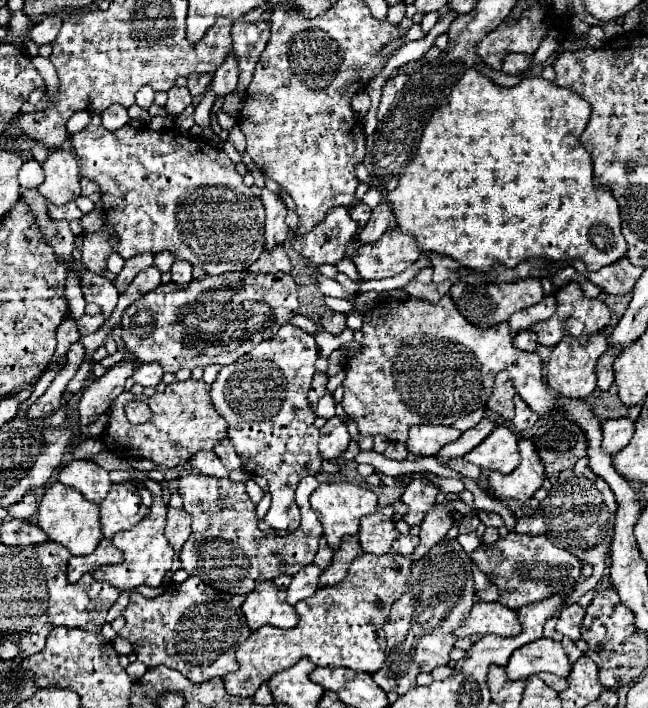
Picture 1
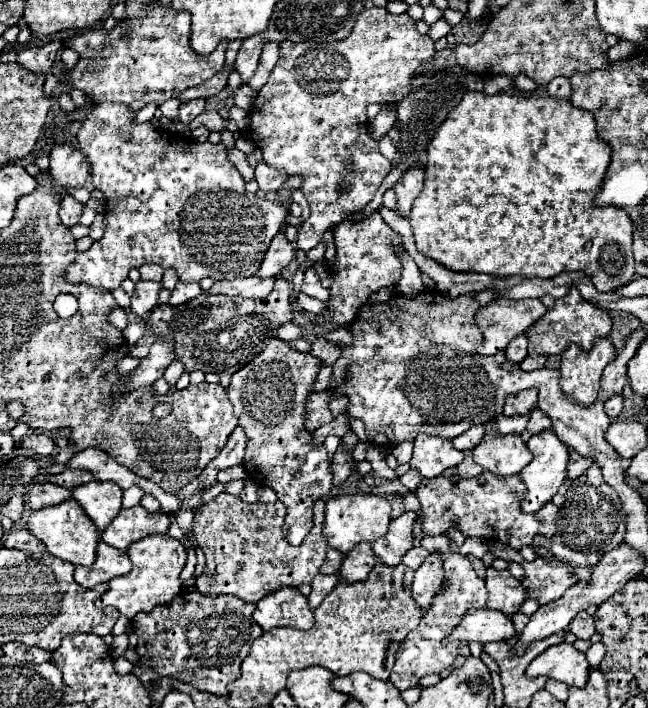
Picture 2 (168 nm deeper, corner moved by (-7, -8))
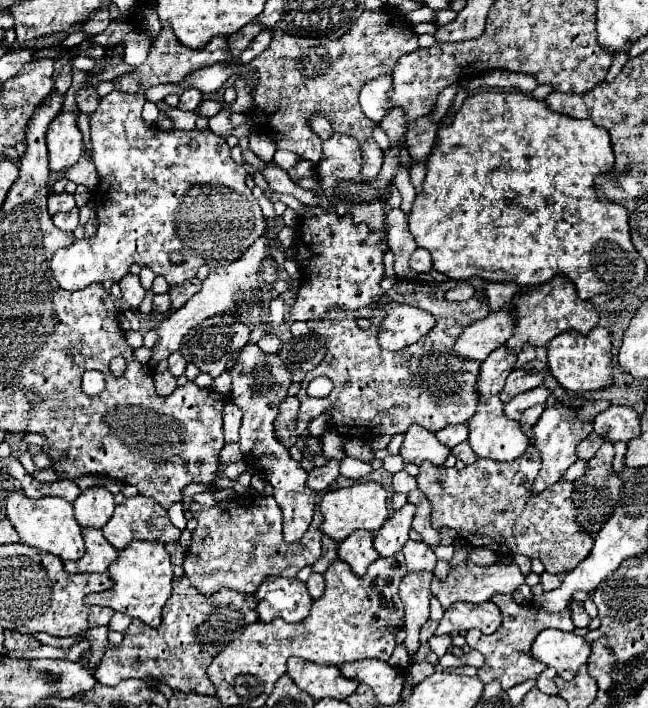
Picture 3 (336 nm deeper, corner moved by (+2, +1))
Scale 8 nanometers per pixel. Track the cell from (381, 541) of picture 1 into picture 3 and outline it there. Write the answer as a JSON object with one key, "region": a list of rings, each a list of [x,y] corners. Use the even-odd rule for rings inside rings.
{"region":[[[408,503],[392,517],[388,517],[378,531],[374,531],[374,549],[378,551],[380,557],[392,557],[404,547],[404,543],[408,541],[412,515],[414,515],[414,505]]]}

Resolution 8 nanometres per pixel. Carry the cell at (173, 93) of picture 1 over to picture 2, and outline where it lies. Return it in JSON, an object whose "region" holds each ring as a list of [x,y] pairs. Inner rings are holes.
{"region":[[[191,100],[179,108],[179,120],[183,124],[189,124],[193,118],[197,118],[205,110],[205,100]]]}

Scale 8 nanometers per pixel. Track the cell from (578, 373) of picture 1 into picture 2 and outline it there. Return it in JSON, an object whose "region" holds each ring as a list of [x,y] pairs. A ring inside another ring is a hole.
{"region":[[[609,338],[595,340],[591,350],[569,344],[561,354],[561,390],[579,404],[591,406],[597,400],[603,368],[611,360],[615,360],[615,348]]]}

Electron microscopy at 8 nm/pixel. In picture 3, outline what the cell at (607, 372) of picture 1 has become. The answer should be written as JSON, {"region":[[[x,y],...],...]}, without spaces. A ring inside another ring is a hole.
{"region":[[[586,401],[580,409],[570,409],[563,403],[554,403],[544,409],[542,417],[538,419],[538,425],[532,427],[532,445],[538,449],[542,459],[542,469],[532,483],[532,493],[540,493],[542,489],[560,481],[562,473],[578,459],[576,445],[592,433],[592,419],[598,413],[606,411],[608,407],[610,407],[610,401]]]}

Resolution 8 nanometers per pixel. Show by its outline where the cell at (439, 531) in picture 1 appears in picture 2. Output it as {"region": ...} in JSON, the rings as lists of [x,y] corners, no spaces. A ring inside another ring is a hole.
{"region":[[[433,552],[419,570],[415,570],[413,580],[413,600],[421,608],[421,616],[427,614],[427,608],[431,608],[433,598],[441,592],[443,586],[443,562],[437,552]]]}

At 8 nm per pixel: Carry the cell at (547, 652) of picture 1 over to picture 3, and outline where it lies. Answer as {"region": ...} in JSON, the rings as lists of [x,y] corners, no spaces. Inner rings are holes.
{"region":[[[544,629],[532,643],[532,657],[556,669],[566,681],[574,679],[578,669],[588,661],[588,655],[590,643],[586,643],[584,637],[558,629]]]}

